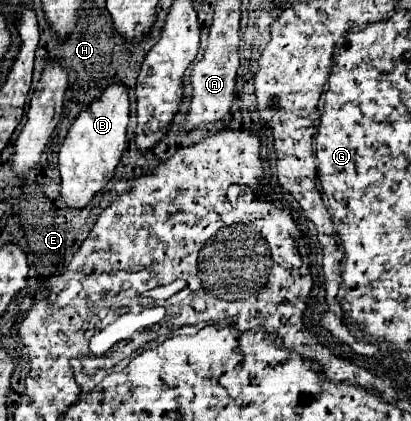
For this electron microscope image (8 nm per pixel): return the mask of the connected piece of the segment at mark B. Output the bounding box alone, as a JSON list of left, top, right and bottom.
[59,82,129,208]

